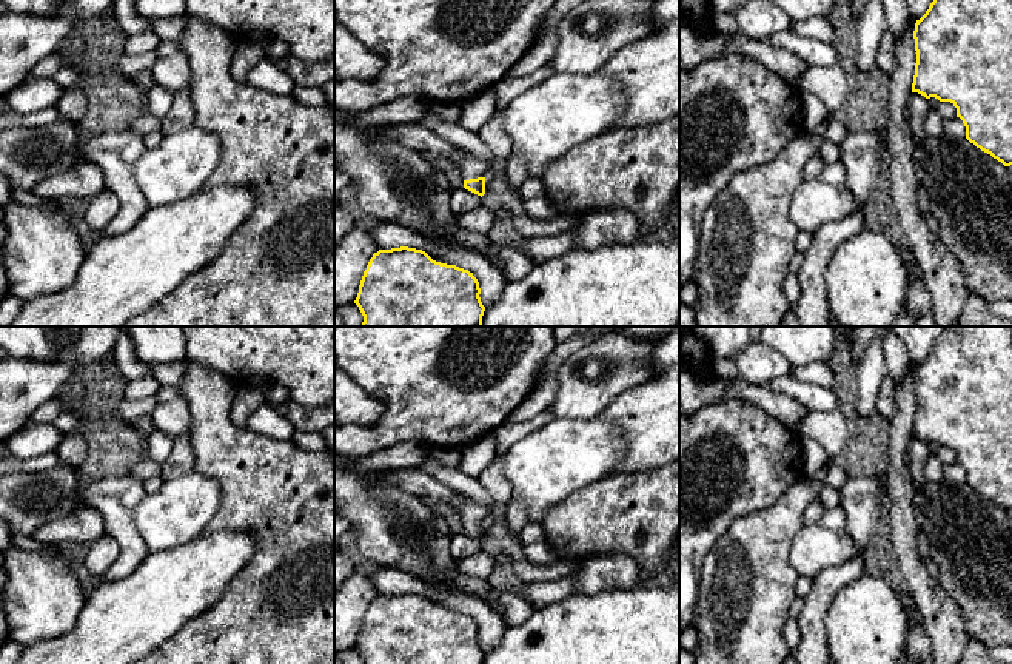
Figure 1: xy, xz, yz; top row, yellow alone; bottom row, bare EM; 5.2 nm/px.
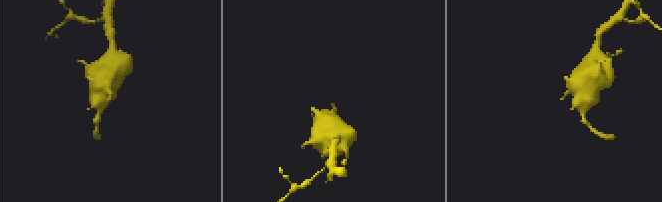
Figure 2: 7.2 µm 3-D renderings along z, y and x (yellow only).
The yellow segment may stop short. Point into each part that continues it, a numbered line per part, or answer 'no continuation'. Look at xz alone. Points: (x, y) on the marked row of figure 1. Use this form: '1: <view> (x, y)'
1: xz (413, 136)

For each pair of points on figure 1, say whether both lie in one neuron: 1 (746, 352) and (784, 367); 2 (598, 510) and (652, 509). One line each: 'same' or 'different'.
1: same
2: same

